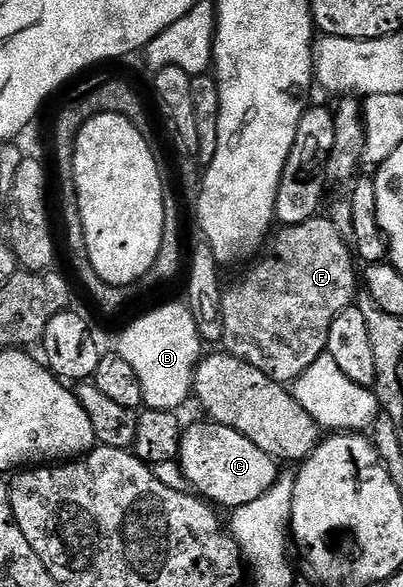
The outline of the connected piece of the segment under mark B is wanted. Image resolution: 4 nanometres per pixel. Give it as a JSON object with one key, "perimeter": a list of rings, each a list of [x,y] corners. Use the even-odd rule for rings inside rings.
{"perimeter":[[[186,304],[159,305],[143,313],[117,337],[117,352],[137,375],[143,404],[148,409],[182,410],[187,397],[192,396],[195,366],[205,353],[205,343],[199,338],[197,323]]]}

